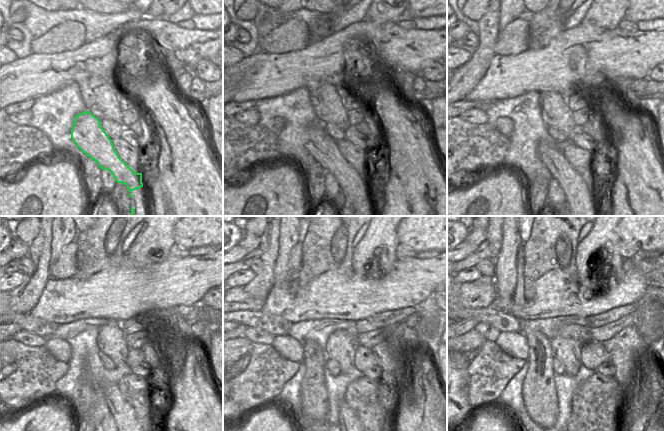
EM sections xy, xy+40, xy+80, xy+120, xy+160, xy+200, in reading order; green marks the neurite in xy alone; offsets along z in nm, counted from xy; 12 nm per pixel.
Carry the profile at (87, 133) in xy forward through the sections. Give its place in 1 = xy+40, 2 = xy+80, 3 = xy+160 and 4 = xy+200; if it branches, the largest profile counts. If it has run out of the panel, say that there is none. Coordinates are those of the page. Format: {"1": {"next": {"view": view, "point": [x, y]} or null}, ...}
{"1": {"next": {"view": "xy+40", "point": [324, 149]}}, "2": {"next": {"view": "xy+80", "point": [571, 182]}}, "3": {"next": {"view": "xy+160", "point": [363, 404]}}, "4": {"next": {"view": "xy+200", "point": [587, 404]}}}

